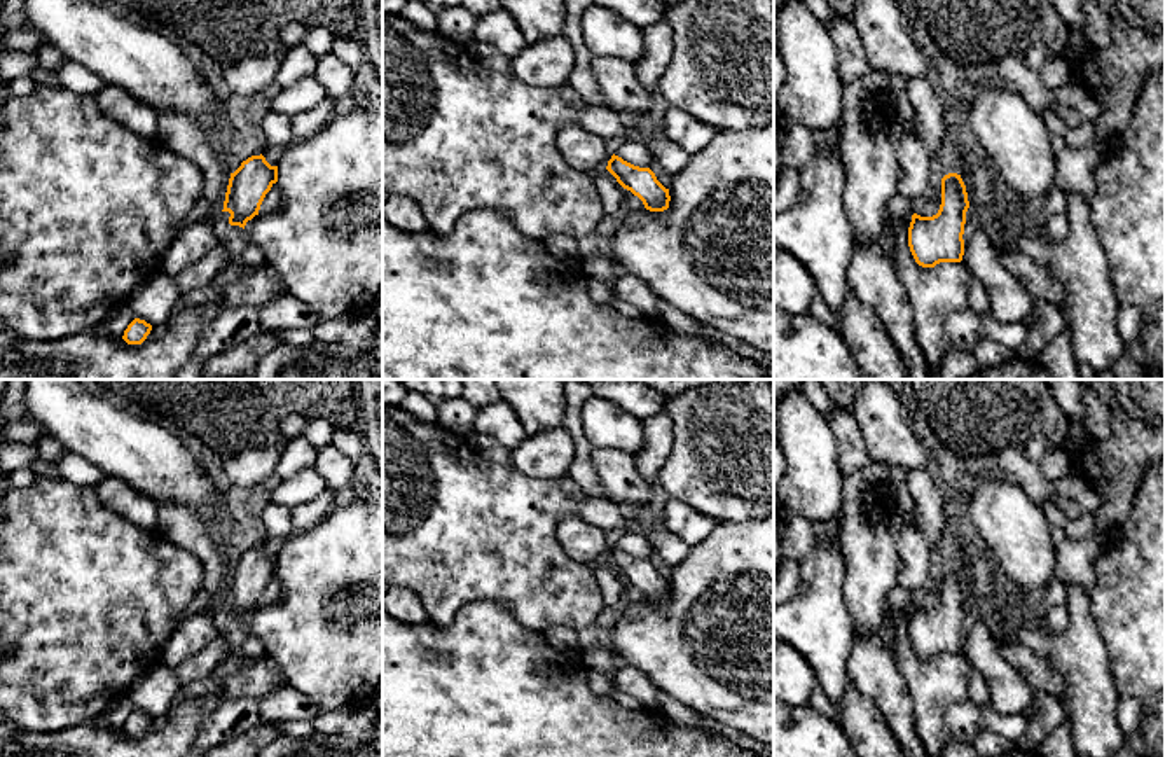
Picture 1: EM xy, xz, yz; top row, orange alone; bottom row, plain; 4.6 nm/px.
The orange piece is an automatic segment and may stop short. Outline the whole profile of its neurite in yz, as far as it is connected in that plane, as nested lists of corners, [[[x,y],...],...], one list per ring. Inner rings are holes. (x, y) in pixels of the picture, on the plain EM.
[[[945,566],[938,605],[933,608],[912,607],[908,638],[919,657],[934,659],[940,654],[962,652],[968,600],[968,584],[961,566]]]

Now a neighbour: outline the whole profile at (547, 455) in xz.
[[[564,427],[527,435],[510,449],[510,463],[533,479],[561,479],[575,460],[576,448]]]

